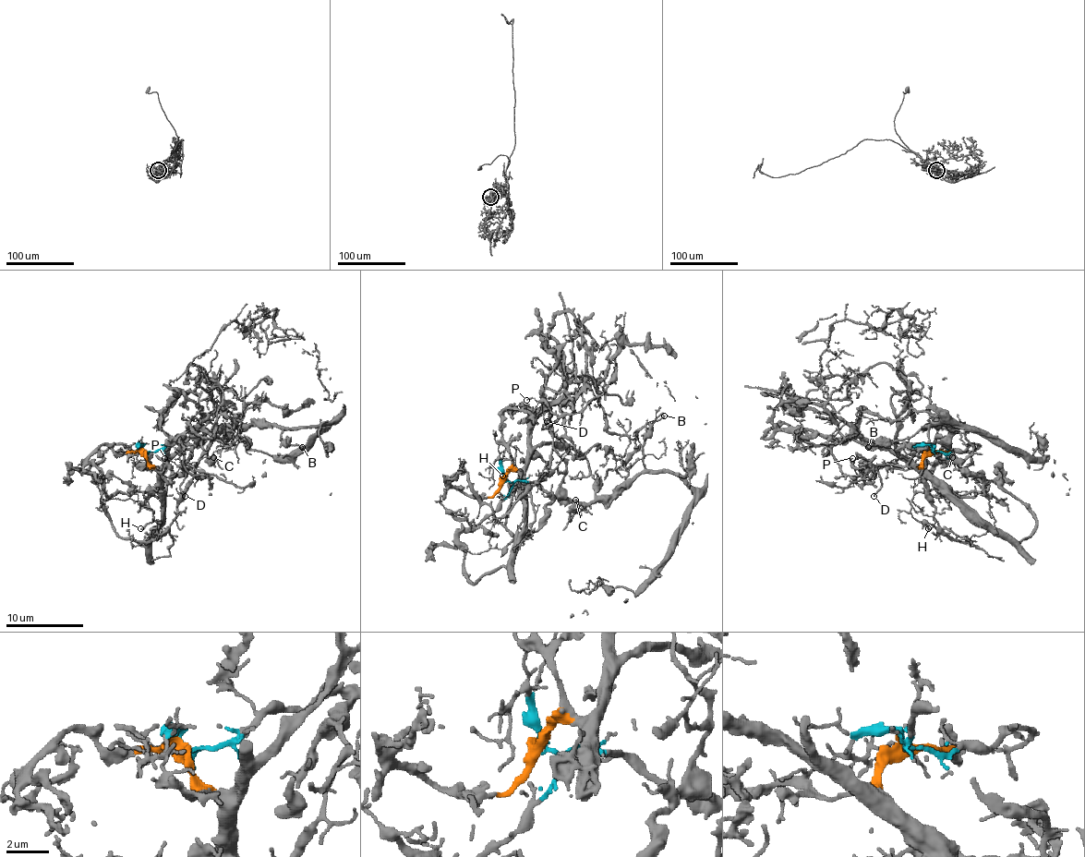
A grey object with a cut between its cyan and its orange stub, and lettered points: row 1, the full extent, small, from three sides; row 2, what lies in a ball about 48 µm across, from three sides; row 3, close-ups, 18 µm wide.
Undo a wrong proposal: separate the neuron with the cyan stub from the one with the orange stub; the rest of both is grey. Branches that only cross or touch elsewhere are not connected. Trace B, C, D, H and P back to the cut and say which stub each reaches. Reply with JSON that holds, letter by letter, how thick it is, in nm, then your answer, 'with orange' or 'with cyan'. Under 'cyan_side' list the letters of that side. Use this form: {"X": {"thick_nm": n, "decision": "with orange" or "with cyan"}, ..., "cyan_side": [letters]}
{"B": {"thick_nm": 160, "decision": "with cyan"}, "C": {"thick_nm": 500, "decision": "with cyan"}, "D": {"thick_nm": 150, "decision": "with cyan"}, "H": {"thick_nm": 190, "decision": "with cyan"}, "P": {"thick_nm": 100, "decision": "with cyan"}, "cyan_side": ["B", "C", "D", "H", "P"]}

